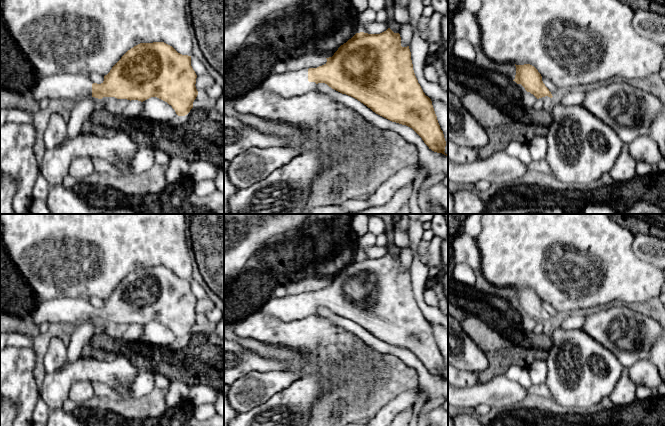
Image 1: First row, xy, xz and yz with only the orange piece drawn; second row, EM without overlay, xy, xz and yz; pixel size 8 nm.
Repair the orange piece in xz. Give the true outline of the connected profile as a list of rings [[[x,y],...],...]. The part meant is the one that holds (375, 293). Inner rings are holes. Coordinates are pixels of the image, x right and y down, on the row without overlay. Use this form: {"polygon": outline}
{"polygon": [[[390,252],[380,258],[356,257],[351,263],[341,269],[332,281],[326,283],[327,286],[317,292],[271,298],[259,310],[259,313],[267,314],[283,321],[292,321],[316,315],[318,307],[325,307],[332,313],[357,323],[376,338],[392,346],[412,352],[422,362],[429,373],[448,380],[444,376],[446,365],[438,347],[432,325],[425,319],[418,307],[413,294],[409,270],[401,270],[399,257],[394,257]]]}

